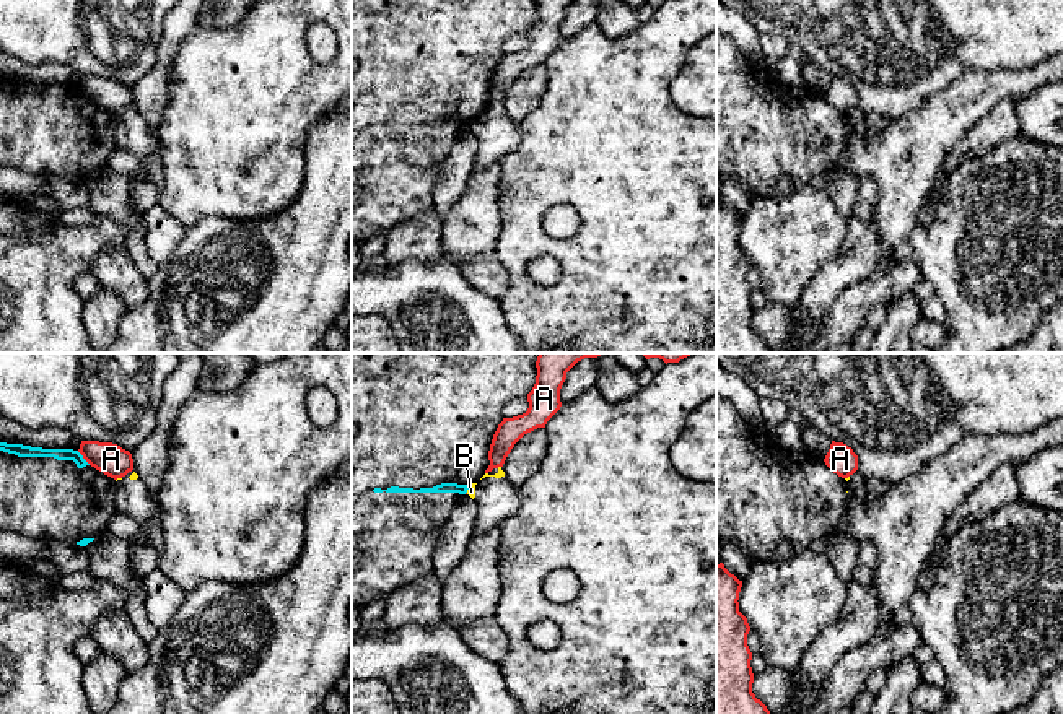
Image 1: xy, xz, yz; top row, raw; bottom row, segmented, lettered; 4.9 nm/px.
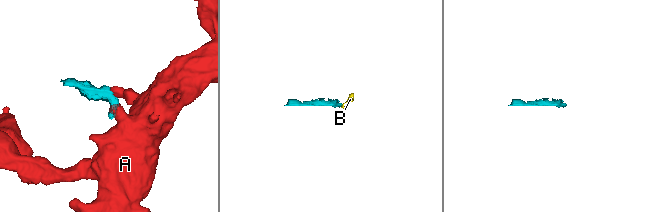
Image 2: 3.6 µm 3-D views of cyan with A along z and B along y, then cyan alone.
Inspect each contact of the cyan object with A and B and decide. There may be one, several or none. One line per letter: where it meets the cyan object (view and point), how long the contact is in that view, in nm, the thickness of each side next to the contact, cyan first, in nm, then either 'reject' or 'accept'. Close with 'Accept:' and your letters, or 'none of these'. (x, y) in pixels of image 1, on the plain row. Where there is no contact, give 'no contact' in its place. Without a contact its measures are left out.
A: xy (82, 93) | 100 nm | 60/160 nm | reject
B: xz (468, 124) | 40 nm | 50/50 nm | reject
Accept: none of these

